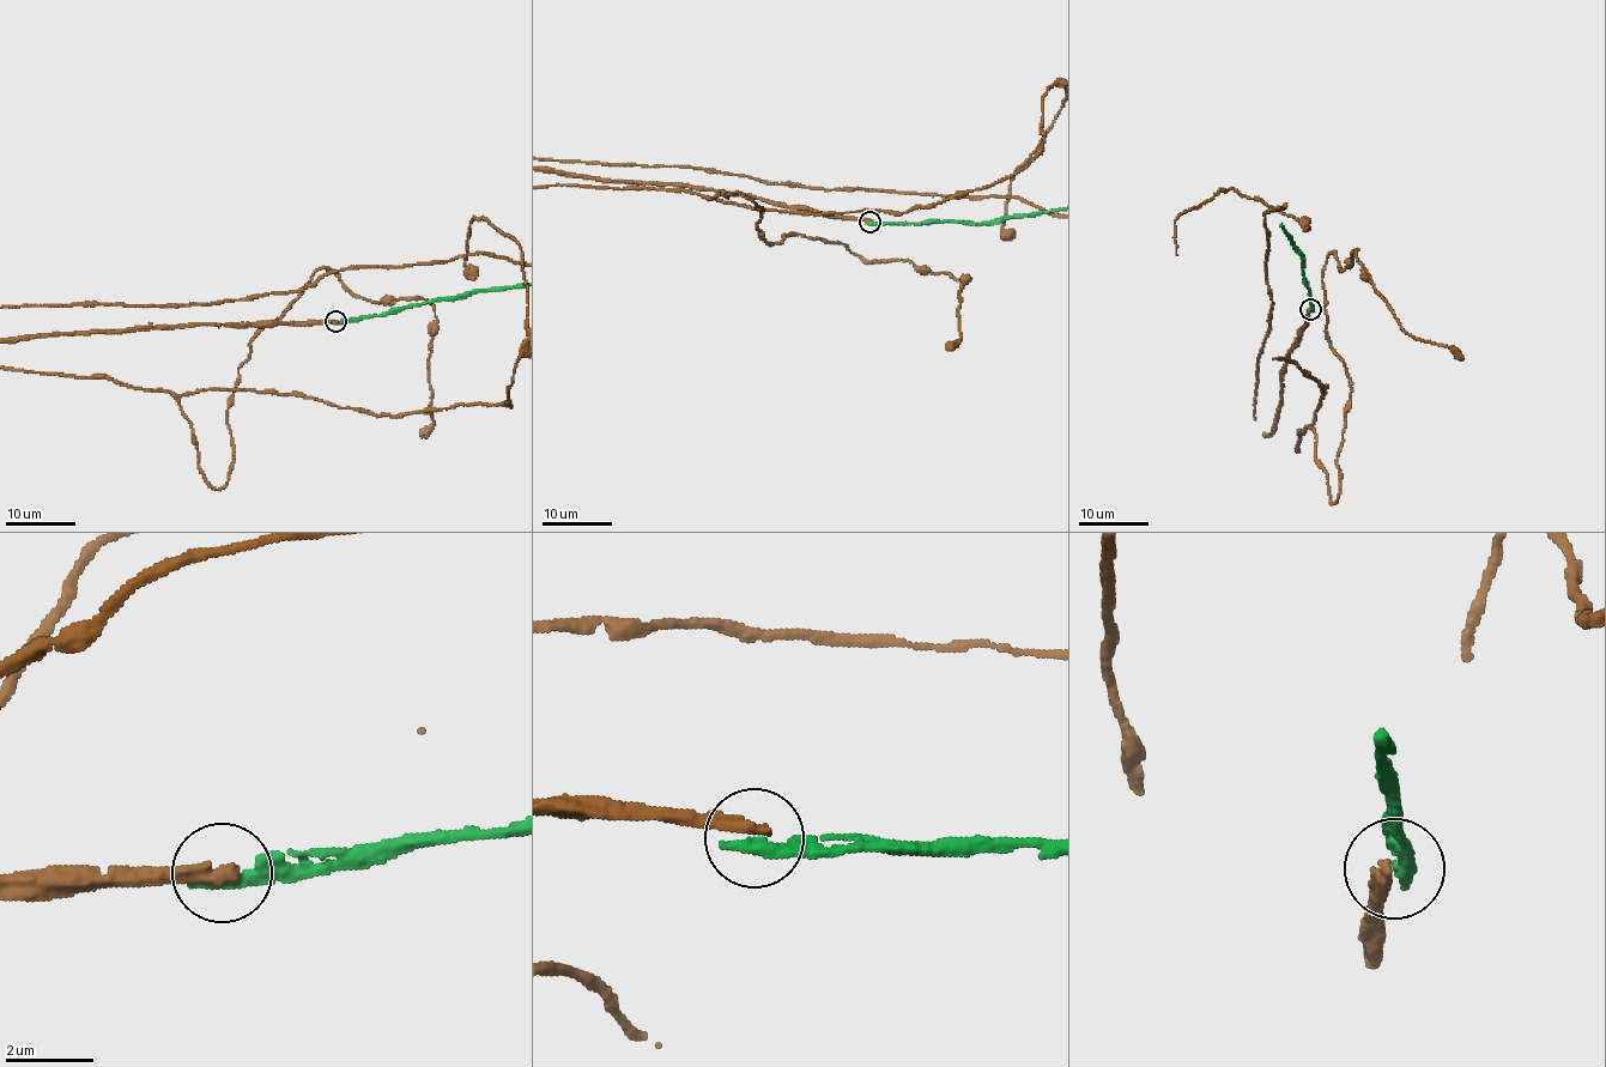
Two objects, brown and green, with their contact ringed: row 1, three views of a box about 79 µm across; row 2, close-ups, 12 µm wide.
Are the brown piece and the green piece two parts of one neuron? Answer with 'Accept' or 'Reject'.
Reject

